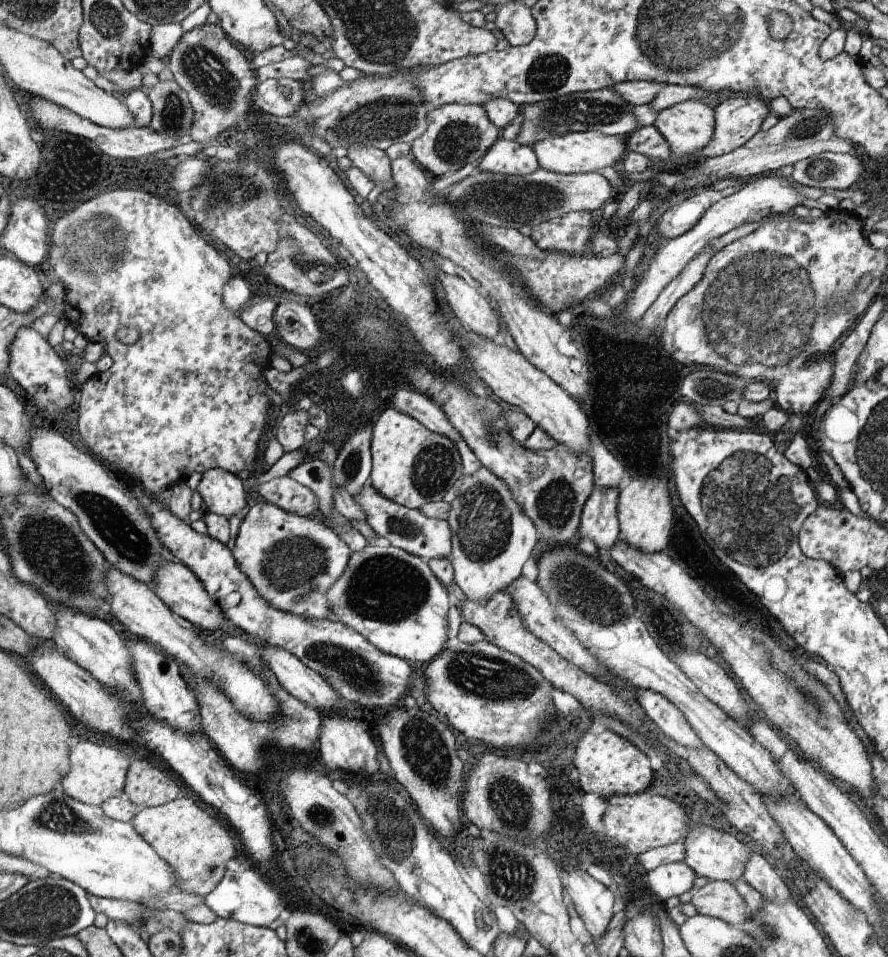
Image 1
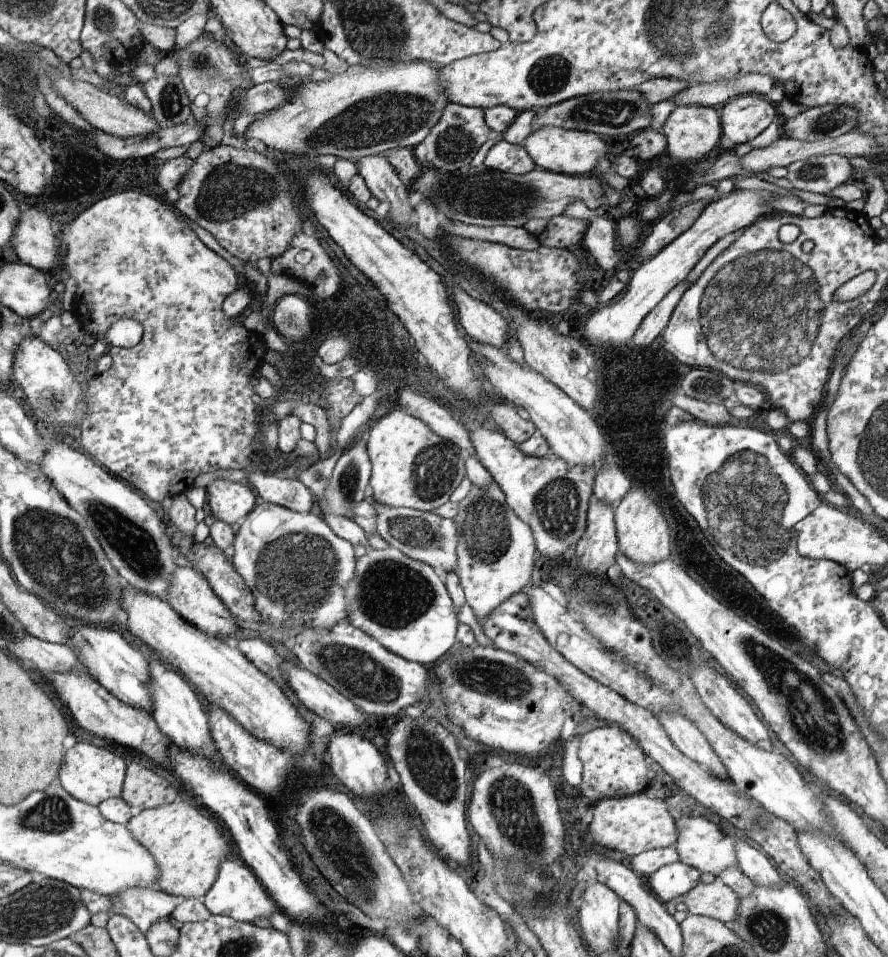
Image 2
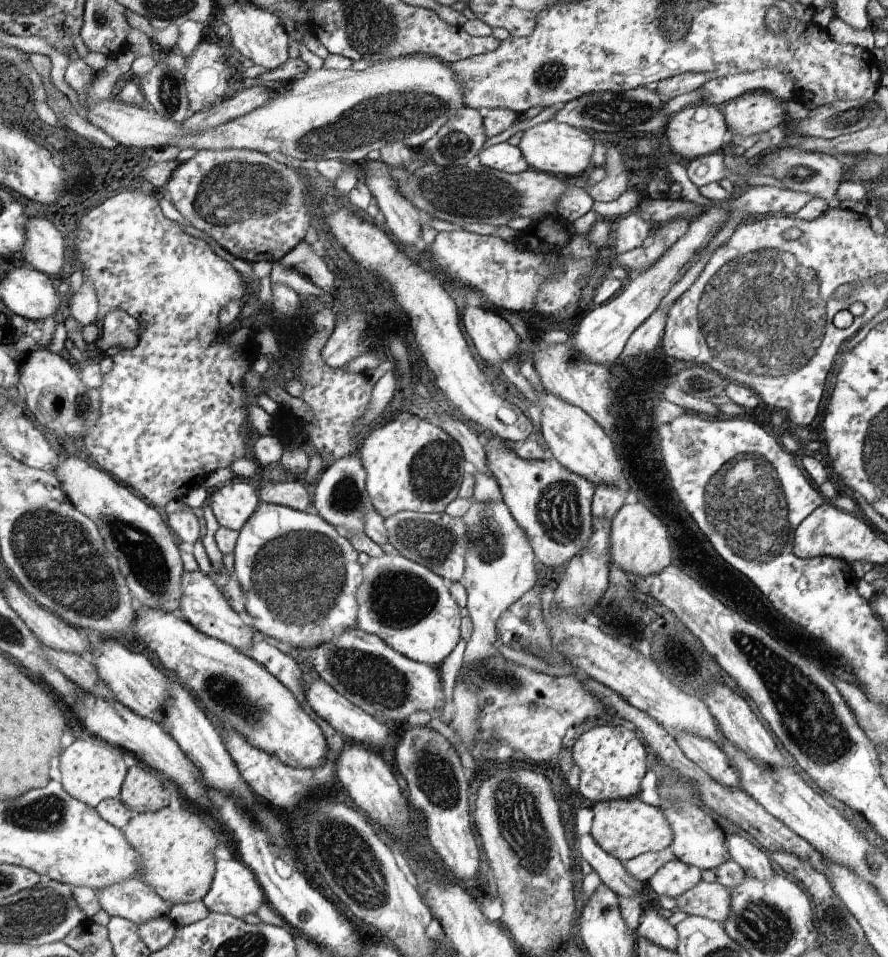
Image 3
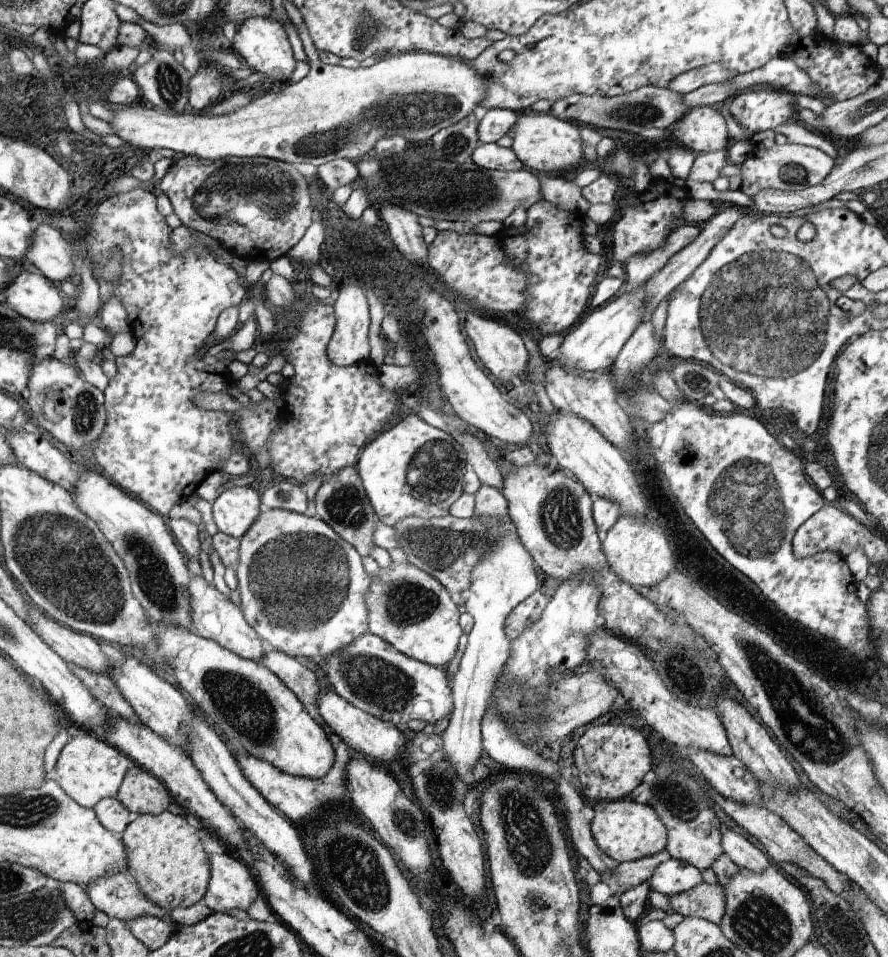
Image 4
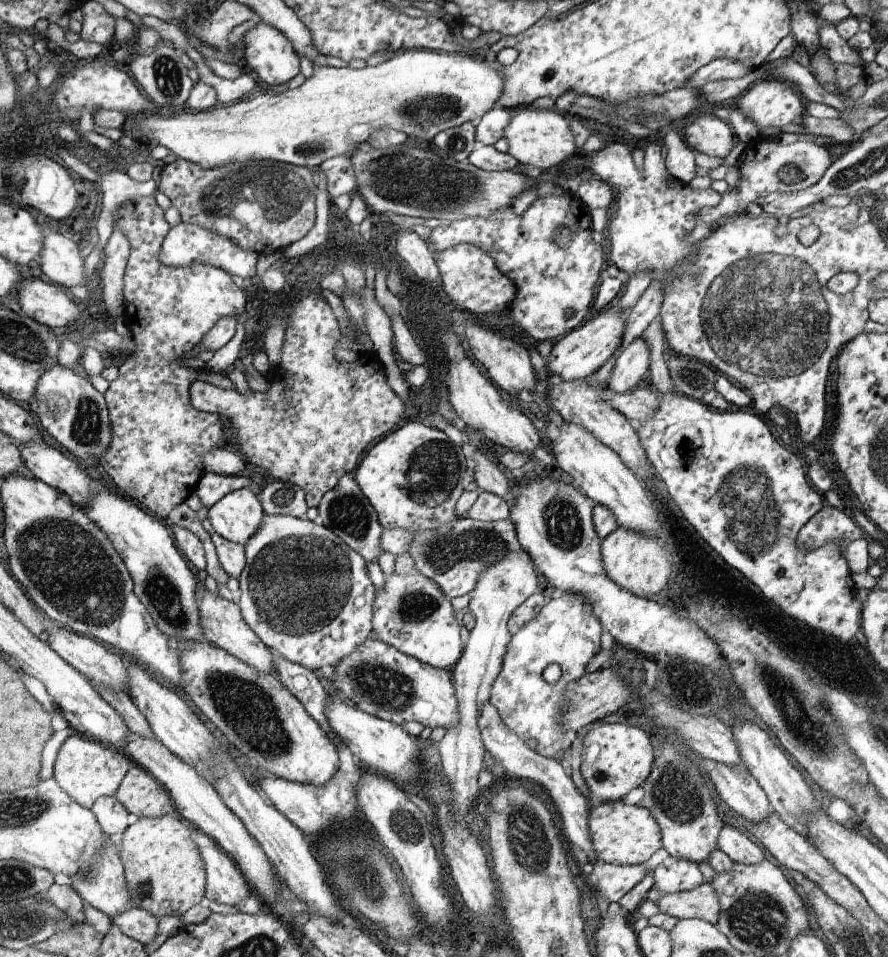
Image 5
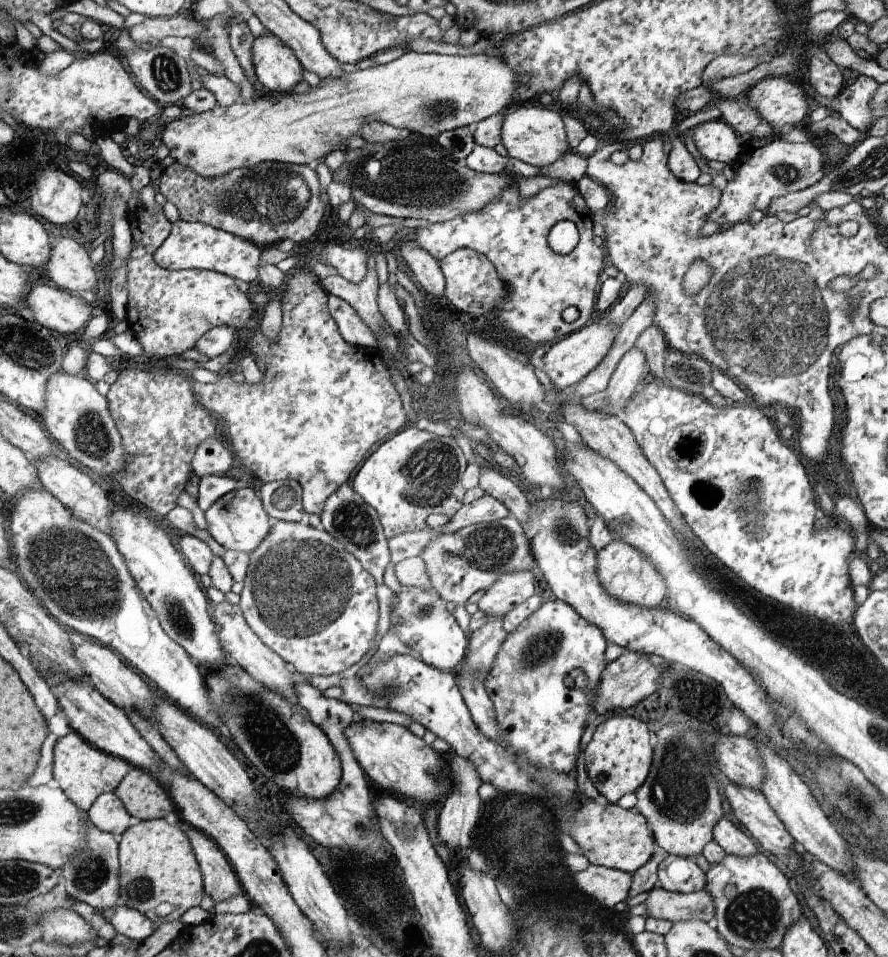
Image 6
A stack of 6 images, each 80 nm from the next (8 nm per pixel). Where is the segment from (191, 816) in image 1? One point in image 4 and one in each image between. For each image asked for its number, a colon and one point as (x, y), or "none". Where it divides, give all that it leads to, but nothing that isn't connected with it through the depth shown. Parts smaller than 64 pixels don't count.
2: (187, 845)
3: (176, 846)
4: (166, 858)

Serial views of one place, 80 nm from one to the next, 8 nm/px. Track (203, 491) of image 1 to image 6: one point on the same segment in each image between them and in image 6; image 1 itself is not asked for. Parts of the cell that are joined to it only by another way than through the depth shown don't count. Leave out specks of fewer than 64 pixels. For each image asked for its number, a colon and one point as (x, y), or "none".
2: (227, 500)
3: (233, 504)
4: (234, 511)
5: (237, 517)
6: (238, 520)

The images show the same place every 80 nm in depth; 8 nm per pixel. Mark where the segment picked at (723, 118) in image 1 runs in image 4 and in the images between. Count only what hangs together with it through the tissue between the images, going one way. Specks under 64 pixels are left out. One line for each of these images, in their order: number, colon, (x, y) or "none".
2: (743, 117)
3: (756, 112)
4: (764, 108)

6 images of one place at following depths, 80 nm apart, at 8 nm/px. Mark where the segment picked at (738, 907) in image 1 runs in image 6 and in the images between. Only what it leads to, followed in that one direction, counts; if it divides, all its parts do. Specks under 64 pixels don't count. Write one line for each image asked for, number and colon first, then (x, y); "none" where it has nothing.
2: (716, 900)
3: (711, 900)
4: (707, 901)
5: (700, 903)
6: (698, 905)

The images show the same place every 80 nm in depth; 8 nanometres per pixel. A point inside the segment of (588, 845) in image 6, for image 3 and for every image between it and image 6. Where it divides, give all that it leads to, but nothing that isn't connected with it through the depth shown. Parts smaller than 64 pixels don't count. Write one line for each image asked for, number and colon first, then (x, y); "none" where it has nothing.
3: (625, 828)
4: (626, 830)
5: (621, 834)

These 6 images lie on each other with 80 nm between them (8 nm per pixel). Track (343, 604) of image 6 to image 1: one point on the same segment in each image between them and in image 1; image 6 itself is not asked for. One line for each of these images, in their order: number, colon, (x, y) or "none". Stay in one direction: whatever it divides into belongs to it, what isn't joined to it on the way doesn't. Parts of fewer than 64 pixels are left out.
1: (293, 562)
2: (297, 568)
3: (300, 576)
4: (302, 586)
5: (307, 594)

